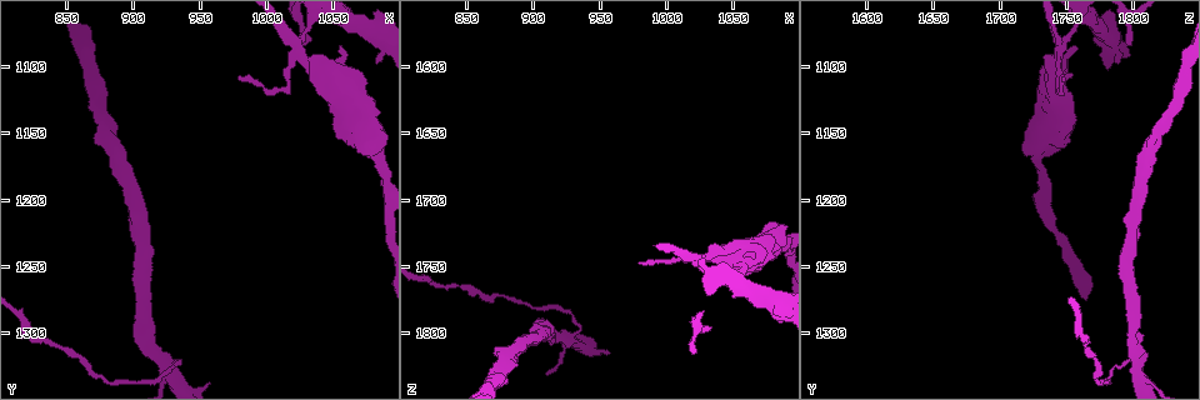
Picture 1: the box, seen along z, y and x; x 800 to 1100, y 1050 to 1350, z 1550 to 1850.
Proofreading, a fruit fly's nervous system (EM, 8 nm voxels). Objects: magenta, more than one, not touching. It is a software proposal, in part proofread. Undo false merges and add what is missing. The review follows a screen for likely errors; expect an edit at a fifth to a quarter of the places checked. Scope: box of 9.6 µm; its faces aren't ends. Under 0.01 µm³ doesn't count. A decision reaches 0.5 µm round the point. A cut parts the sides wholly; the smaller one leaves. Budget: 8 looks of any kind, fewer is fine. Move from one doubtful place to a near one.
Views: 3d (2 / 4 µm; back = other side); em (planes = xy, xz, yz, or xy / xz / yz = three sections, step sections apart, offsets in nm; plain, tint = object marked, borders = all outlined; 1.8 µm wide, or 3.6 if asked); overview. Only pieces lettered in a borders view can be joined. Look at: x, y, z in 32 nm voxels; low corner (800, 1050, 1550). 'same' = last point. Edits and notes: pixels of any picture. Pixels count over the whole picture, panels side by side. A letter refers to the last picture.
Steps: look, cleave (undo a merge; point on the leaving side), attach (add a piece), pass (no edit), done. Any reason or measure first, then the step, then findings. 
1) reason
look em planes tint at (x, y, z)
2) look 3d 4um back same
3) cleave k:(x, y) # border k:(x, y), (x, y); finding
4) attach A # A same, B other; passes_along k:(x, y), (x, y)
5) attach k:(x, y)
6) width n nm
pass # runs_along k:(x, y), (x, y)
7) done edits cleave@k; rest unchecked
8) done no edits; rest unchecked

four arms meet
look em planes borders at (1024, 1080, 1748)

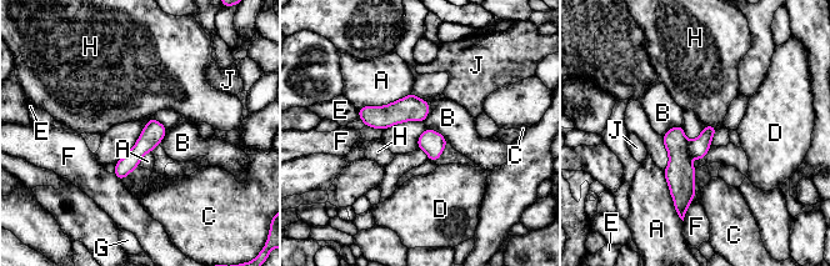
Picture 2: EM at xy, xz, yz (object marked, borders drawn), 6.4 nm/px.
width 140 nm; longest_contact A 360 nm
cleave 2:(698, 149) # A other, B other, C other, D other, E other, F other, G other, H other, J other; two neurons meet here

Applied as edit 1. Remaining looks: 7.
look 3d 4um at (926, 1328, 1802)

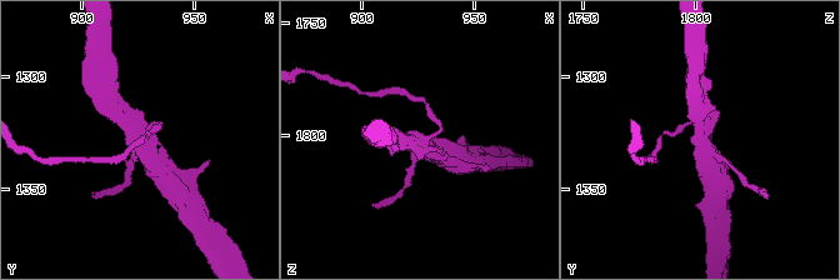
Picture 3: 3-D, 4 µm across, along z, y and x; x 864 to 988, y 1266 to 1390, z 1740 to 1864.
arms 4
look em yz step 4 tint at (924, 1326, 1803)

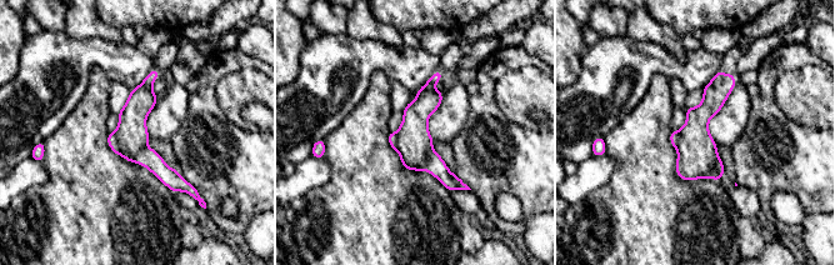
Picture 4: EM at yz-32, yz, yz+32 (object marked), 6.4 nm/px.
look em planes borders same

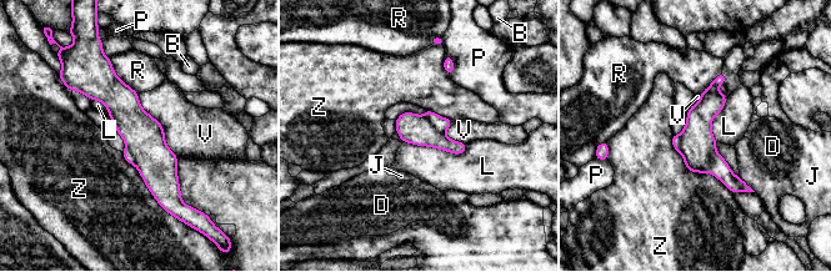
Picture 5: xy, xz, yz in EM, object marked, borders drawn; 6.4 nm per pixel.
cleave 5:(717, 166) # B other, D other, J other, L other, P other, R other, V other, Z other; border 5:(716, 151), (709, 161), (707, 171); two neurons meet here

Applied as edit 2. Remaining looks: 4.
done edits cleave@2, cleave@5; rest unchecked

